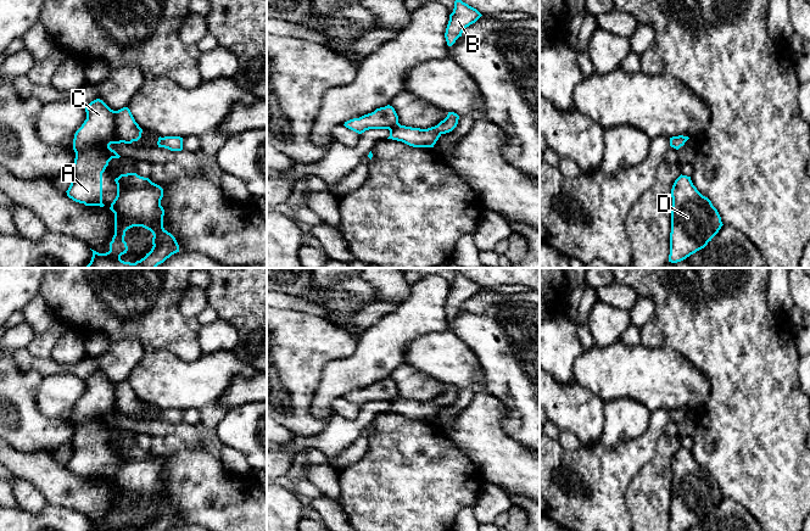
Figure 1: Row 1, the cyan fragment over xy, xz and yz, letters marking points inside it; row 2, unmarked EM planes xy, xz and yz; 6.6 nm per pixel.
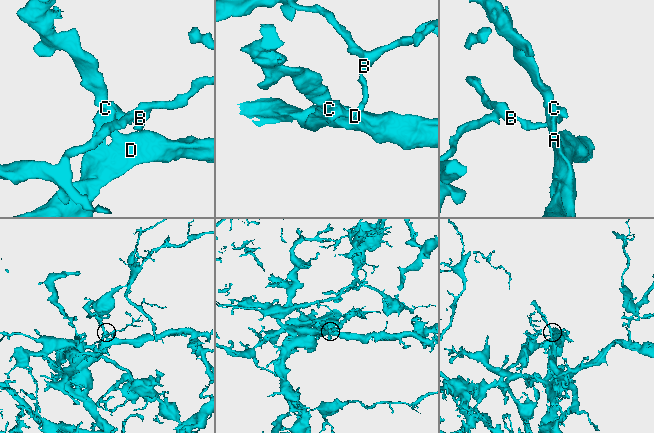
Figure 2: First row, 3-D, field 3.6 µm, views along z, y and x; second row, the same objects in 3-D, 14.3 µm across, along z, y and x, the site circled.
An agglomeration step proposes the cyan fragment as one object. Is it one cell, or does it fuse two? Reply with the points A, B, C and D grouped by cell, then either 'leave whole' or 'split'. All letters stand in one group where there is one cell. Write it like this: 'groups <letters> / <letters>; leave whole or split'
groups A C D / B; split

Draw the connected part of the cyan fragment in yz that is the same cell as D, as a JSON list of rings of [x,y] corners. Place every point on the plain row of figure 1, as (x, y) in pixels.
[[[681,447],[675,453],[671,470],[669,531],[687,531],[704,521],[724,497],[717,482],[697,463],[691,449]]]

